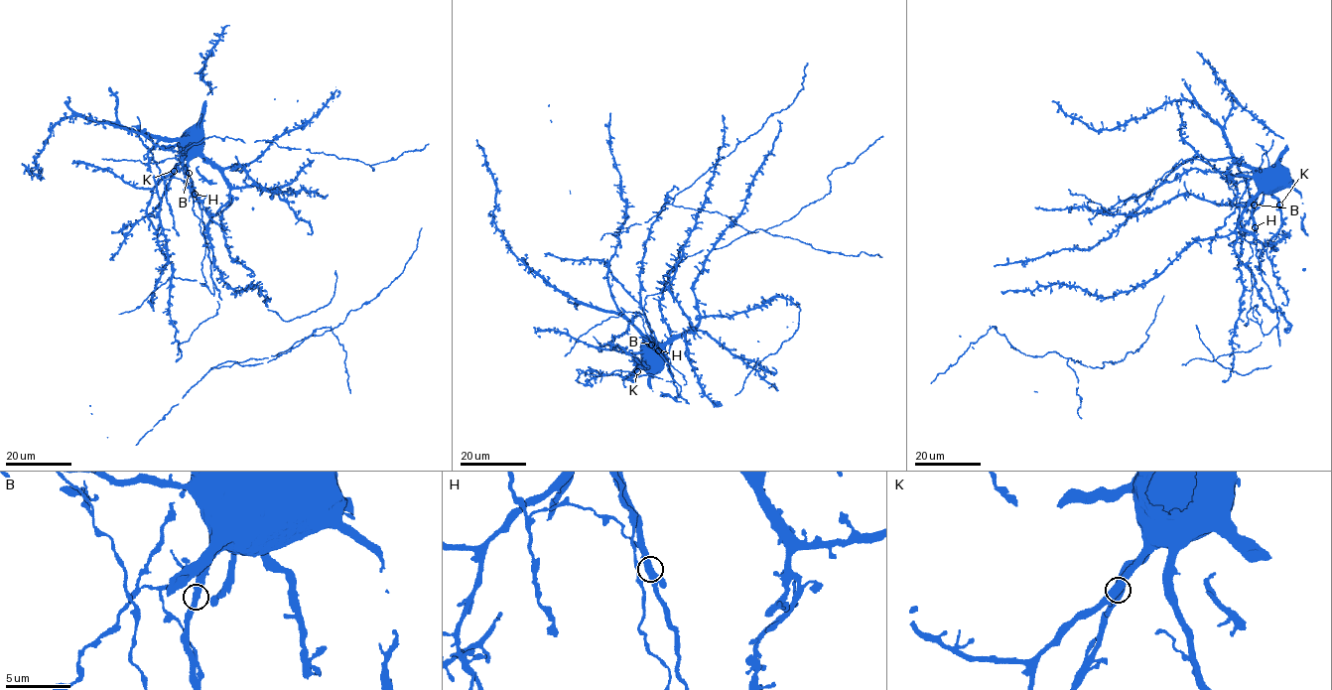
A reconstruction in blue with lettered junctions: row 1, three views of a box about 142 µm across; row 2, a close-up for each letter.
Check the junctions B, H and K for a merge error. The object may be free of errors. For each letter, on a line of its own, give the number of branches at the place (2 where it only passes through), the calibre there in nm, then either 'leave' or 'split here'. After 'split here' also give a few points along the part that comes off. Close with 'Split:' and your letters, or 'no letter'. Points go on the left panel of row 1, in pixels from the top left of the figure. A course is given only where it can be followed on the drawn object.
B: branches 2; calibre 480 nm; leave
H: branches 2; calibre 500 nm; split here; course (196, 194), (185, 181), (164, 179), (153, 156), (139, 136), (136, 117)
K: branches 2; calibre 550 nm; leave
Split: H

